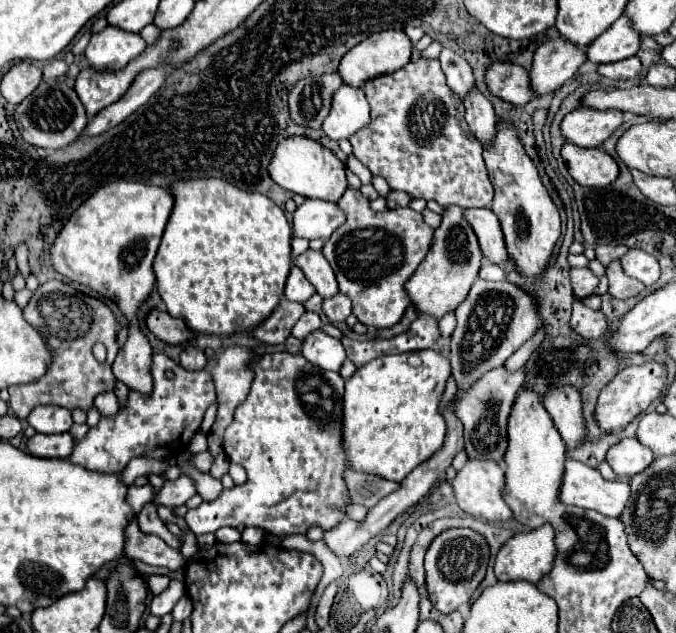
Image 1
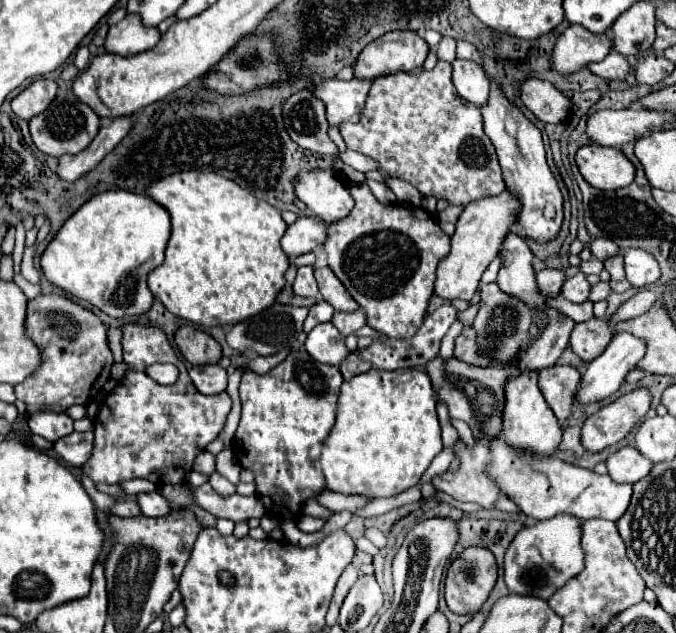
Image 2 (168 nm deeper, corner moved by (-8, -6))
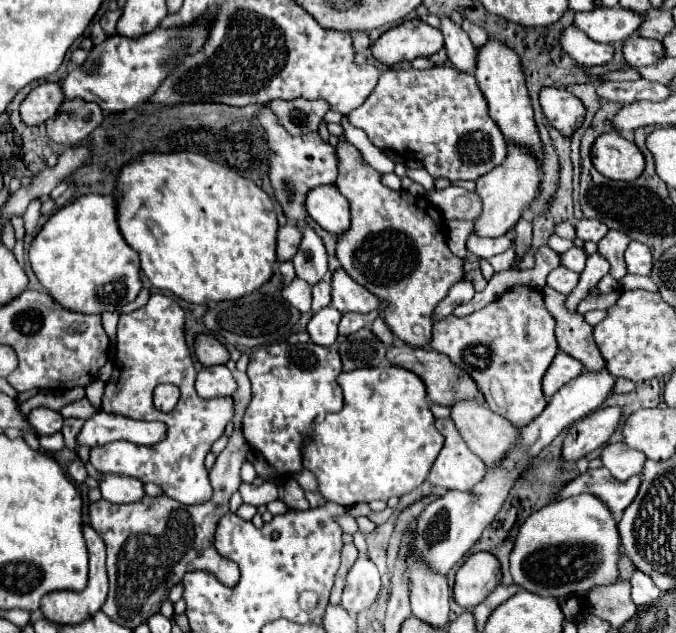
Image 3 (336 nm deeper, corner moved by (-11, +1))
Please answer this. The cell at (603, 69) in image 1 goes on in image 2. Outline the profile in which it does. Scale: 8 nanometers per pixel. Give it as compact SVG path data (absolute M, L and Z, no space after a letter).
M611 52L601 62L589 64L589 70L593 74L601 76L601 78L607 78L607 80L625 80L625 76L629 74L631 66L629 66L629 62L627 62L625 56L621 56L617 52Z

